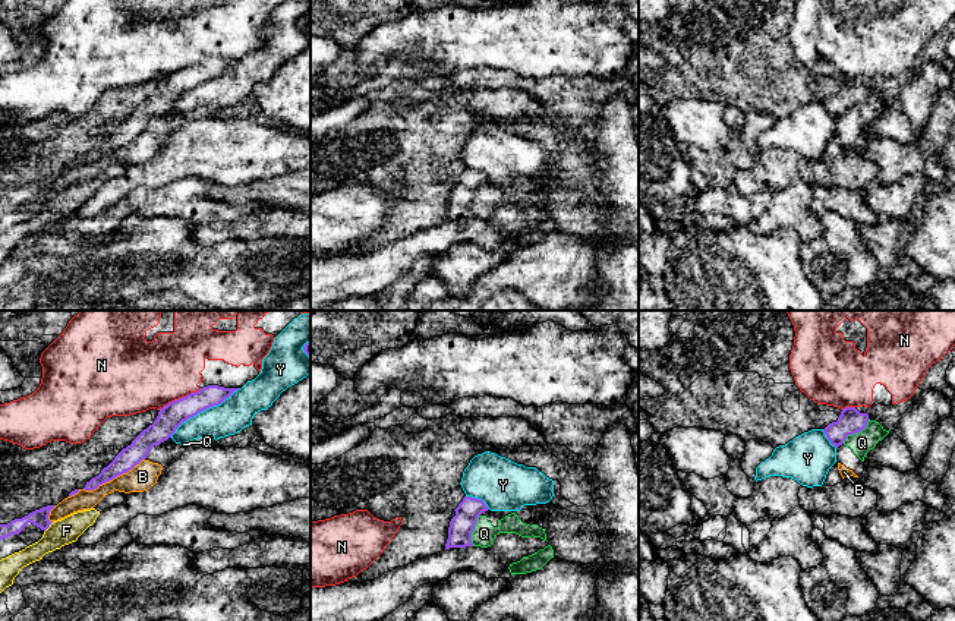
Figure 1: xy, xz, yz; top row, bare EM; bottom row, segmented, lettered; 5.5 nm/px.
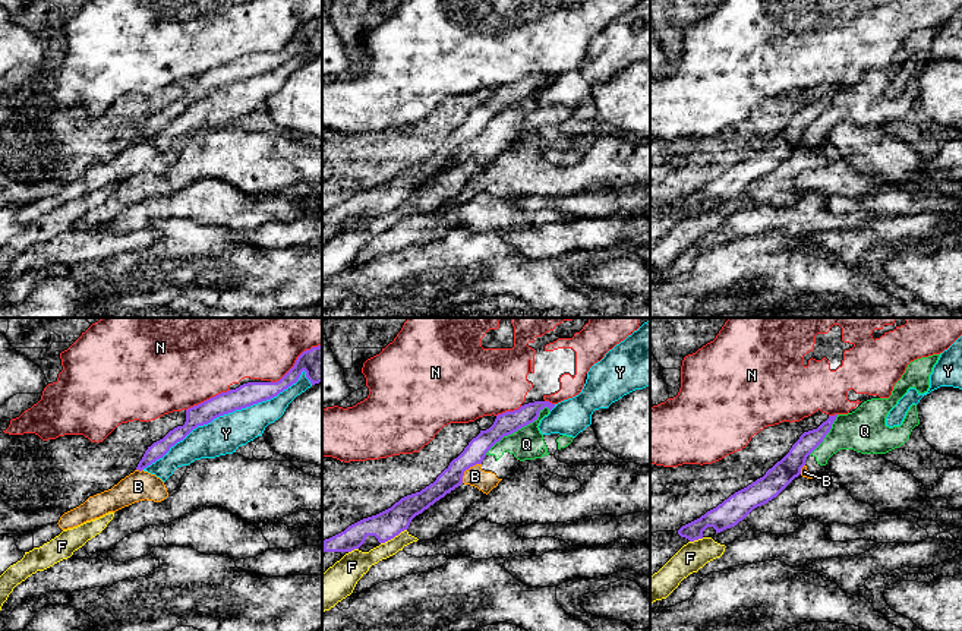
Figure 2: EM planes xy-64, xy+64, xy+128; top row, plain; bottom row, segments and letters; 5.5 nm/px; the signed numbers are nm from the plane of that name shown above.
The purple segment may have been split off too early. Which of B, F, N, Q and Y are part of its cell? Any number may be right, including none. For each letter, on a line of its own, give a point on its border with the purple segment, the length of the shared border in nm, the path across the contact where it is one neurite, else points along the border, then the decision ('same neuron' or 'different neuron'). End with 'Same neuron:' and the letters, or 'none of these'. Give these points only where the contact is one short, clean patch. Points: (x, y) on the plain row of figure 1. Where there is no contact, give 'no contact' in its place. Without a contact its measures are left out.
B: xy (113, 150) | 380 nm | along xy (144, 131), (95, 160), (84, 161) | different neuron
F: xy (49, 198) | 80 nm | along xy (53, 194), (44, 204) | different neuron
N: xy (175, 72) | 190 nm | different neuron
Q: yz (856, 104) | 200 nm | along yz (869, 91), (860, 103), (850, 106), (842, 114) | different neuron
Y: xy (204, 81) | 460 nm | different neuron
Same neuron: none of these

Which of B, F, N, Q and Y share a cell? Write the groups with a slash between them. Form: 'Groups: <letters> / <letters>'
Groups: B Q / F / N / Y

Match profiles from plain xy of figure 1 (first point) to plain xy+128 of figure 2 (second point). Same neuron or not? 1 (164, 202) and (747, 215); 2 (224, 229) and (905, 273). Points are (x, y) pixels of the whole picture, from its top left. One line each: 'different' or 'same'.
1: same
2: different

